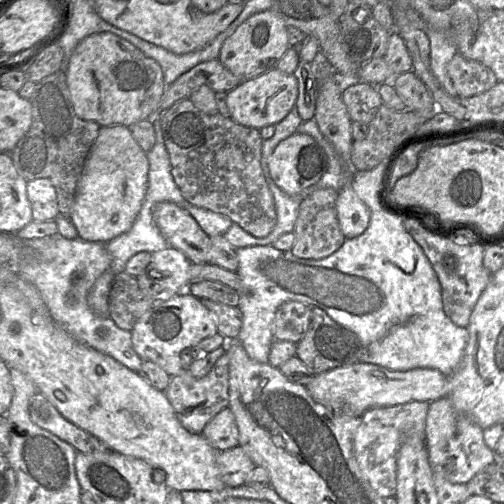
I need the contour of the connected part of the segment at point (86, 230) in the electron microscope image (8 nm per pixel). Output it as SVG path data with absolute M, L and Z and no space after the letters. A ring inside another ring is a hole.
M100 127L86 158L70 214L78 238L106 244L131 229L148 188L149 162L146 153L132 136L129 127Z

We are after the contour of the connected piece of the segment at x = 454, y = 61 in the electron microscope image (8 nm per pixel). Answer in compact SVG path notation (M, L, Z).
M459 52L451 59L447 72L458 97L479 95L498 83L495 73L489 67Z

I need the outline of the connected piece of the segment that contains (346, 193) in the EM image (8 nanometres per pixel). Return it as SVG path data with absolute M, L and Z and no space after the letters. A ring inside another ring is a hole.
M350 184L338 192L336 212L346 239L360 236L369 226L370 211Z

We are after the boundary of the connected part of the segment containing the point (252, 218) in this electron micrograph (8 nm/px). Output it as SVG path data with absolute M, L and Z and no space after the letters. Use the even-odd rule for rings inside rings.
M190 99L160 112L160 125L174 181L187 202L226 215L256 238L273 231L277 211L261 166L264 140L259 129L240 125L220 113L203 113Z

